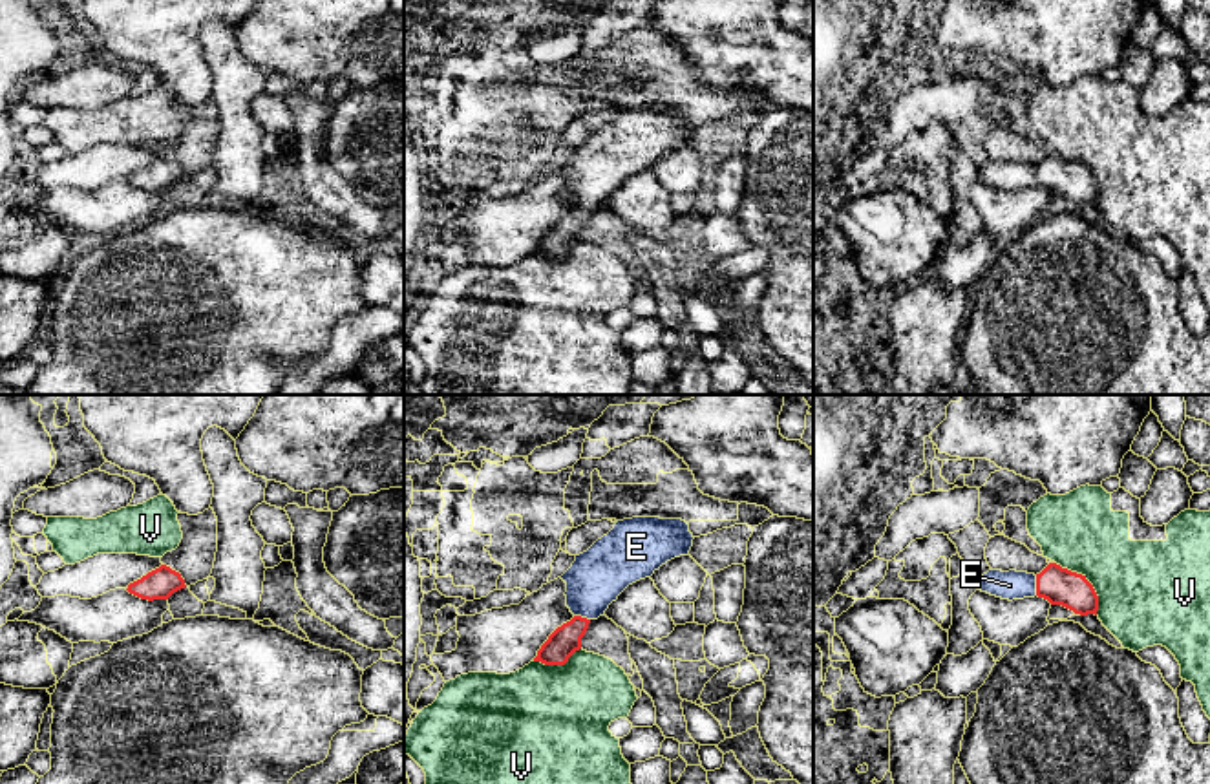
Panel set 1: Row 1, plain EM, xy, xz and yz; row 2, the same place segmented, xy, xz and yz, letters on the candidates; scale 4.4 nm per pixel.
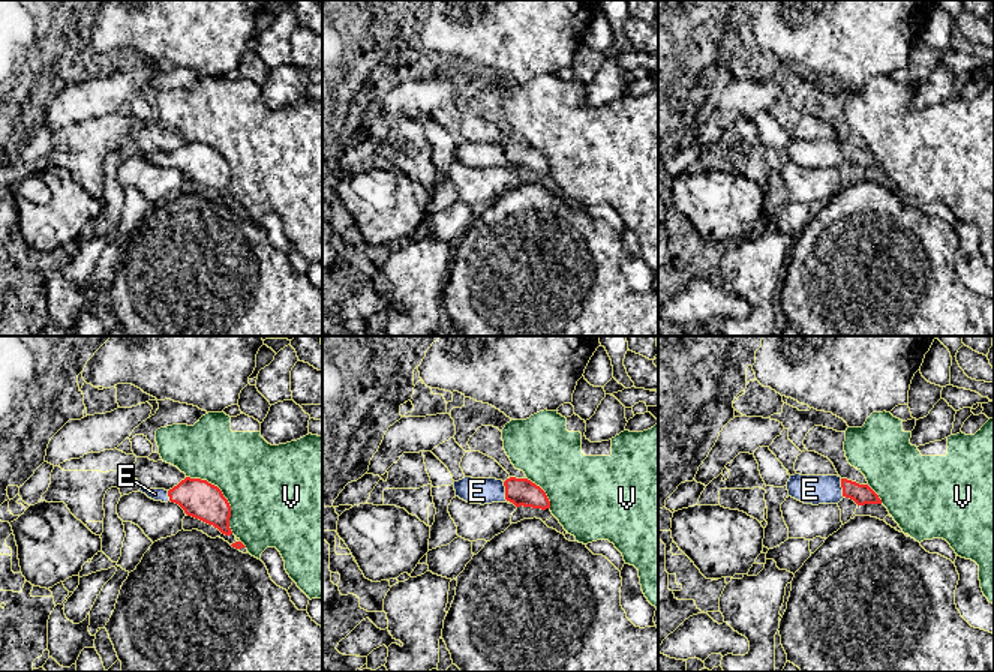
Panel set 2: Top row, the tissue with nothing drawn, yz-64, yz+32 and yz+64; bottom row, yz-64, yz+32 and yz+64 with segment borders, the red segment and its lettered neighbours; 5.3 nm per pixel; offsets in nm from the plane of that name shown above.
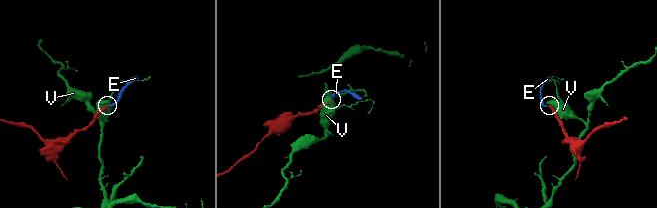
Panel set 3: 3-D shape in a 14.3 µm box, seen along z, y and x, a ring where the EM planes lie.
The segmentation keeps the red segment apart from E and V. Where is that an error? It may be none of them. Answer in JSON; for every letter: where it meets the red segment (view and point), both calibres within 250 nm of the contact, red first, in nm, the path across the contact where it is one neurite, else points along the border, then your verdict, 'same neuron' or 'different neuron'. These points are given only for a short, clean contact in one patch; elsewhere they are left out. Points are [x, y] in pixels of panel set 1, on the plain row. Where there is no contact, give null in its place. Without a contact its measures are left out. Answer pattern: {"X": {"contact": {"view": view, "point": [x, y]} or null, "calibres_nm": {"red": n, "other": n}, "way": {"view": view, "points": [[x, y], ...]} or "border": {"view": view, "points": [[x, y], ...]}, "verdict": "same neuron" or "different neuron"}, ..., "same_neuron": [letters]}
{"E": {"contact": {"view": "yz", "point": [1037, 176]}, "calibres_nm": {"red": 160, "other": 130}, "verdict": "same neuron"}, "V": {"contact": {"view": "yz", "point": [1088, 172]}, "calibres_nm": {"red": 160, "other": 420}, "verdict": "different neuron"}, "same_neuron": ["E"]}

